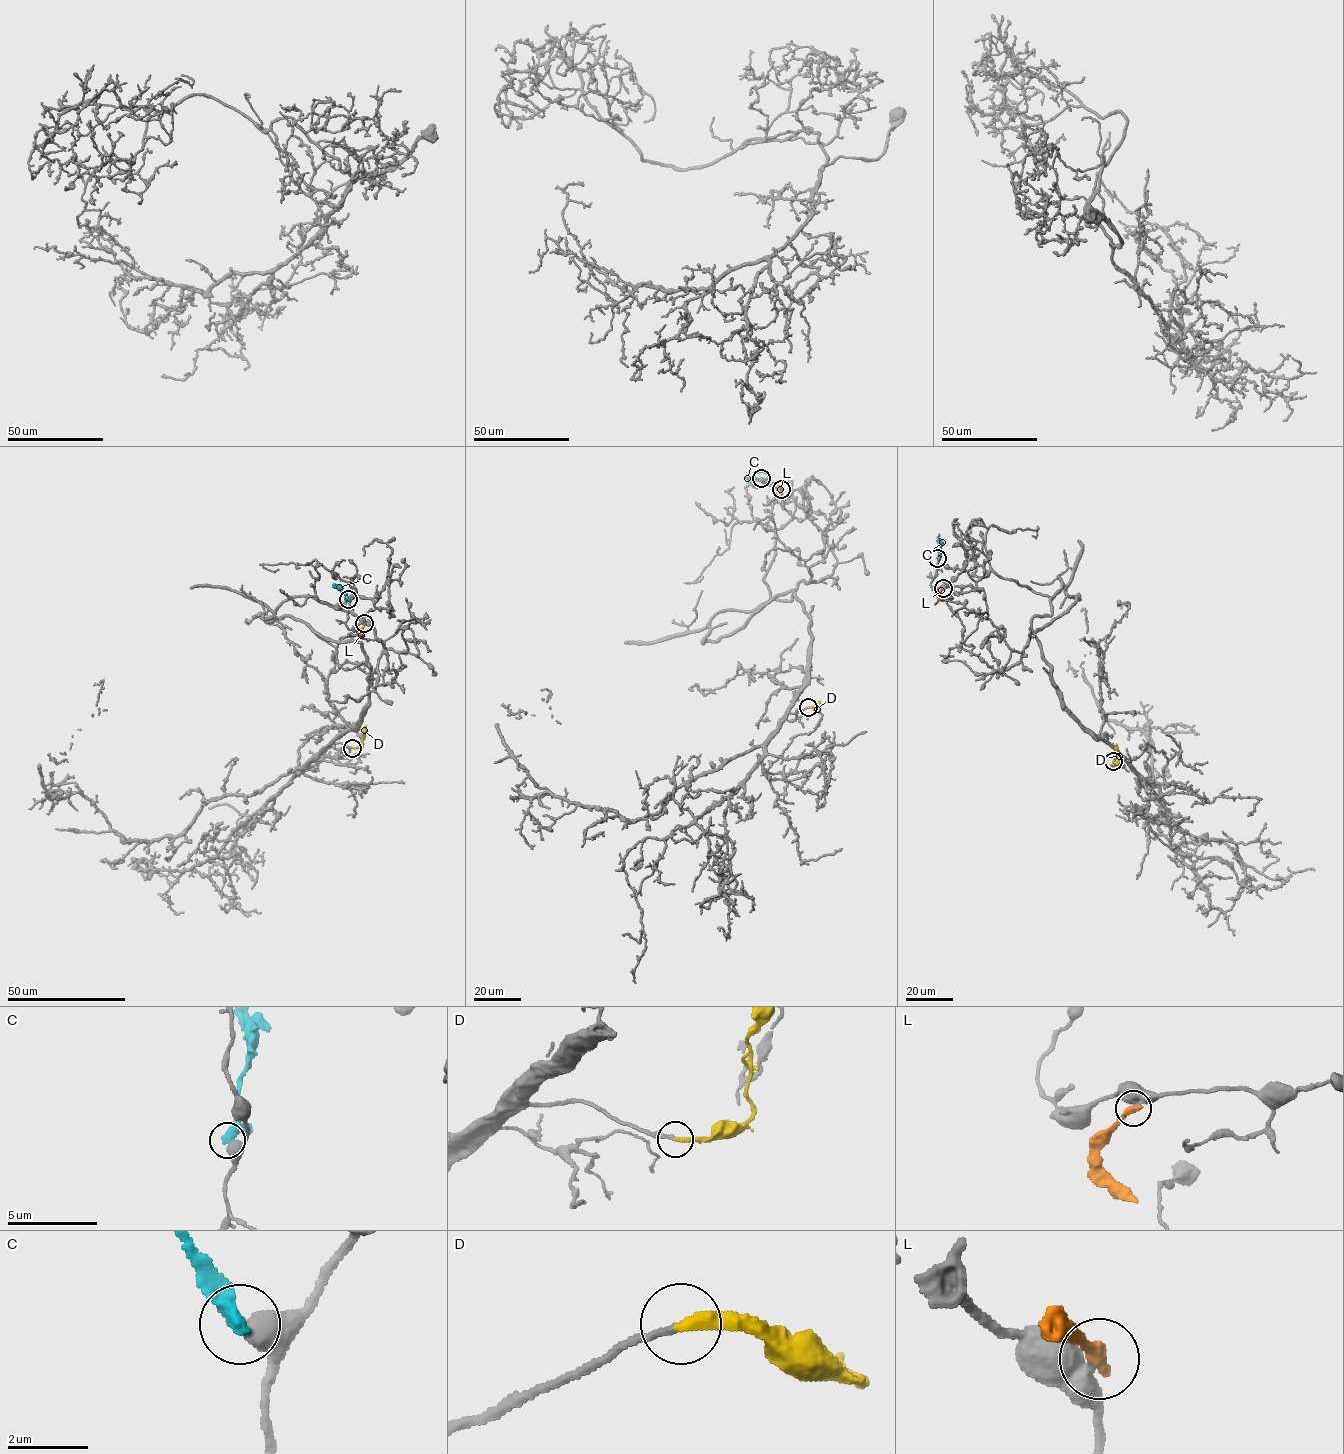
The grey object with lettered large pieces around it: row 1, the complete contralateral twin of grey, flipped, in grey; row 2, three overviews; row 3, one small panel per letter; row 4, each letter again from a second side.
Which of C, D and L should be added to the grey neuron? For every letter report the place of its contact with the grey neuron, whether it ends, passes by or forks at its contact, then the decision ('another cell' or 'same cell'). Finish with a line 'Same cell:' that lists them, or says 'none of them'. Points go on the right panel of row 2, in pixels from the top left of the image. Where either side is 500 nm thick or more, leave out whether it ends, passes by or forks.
C: contact (937, 558); another cell
D: contact (1113, 761); it ends; same cell
L: contact (943, 588); it ends; another cell
Same cell: D

